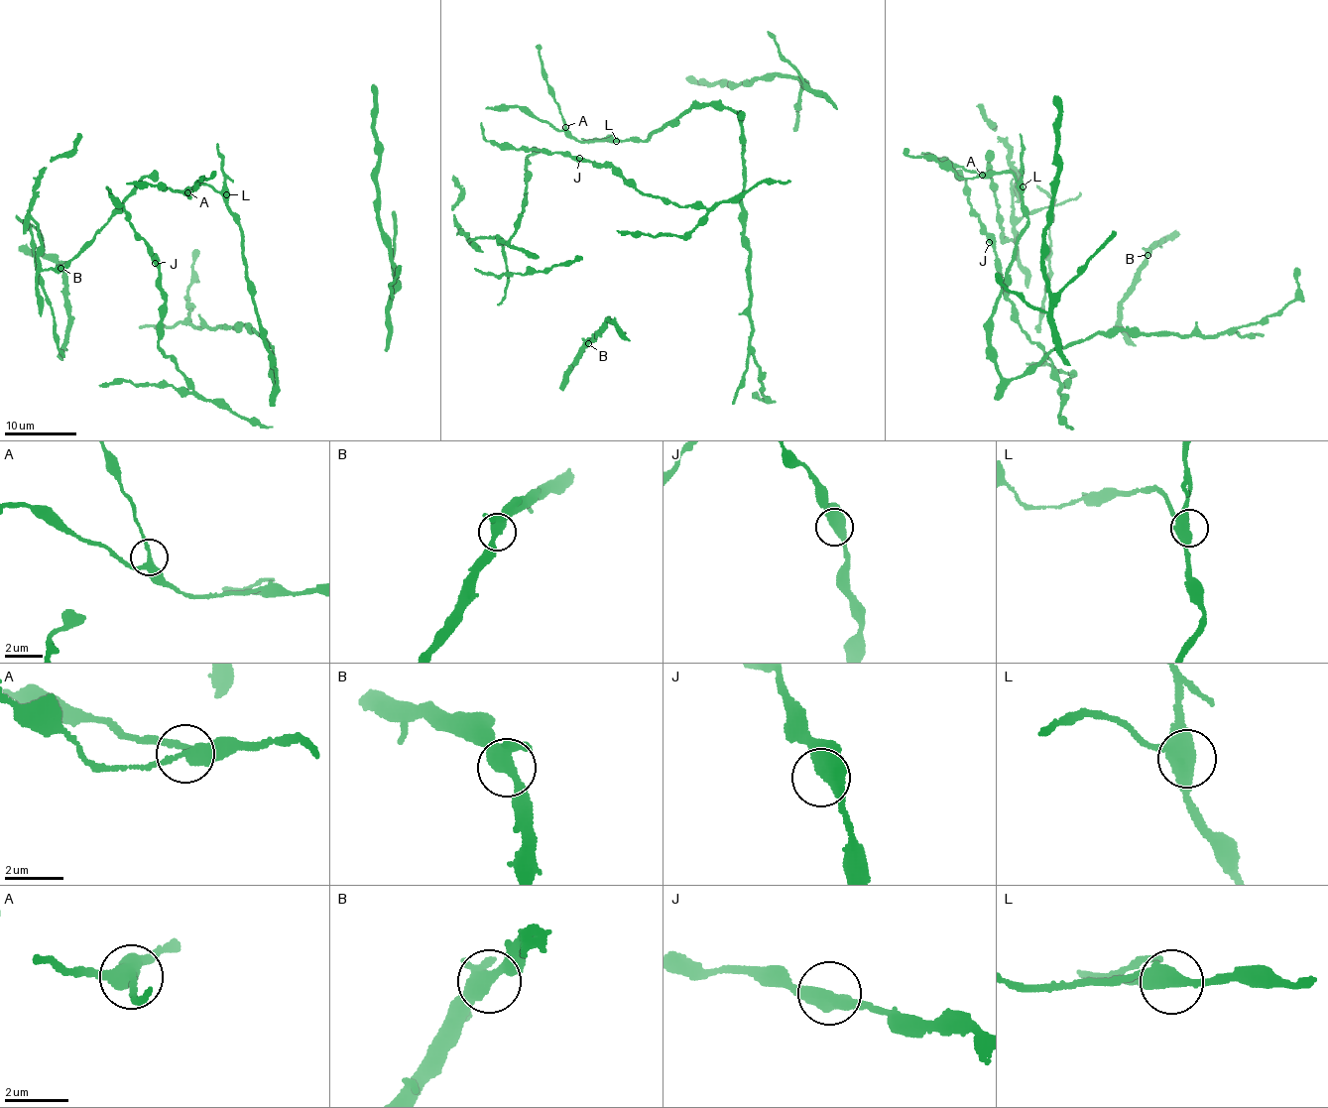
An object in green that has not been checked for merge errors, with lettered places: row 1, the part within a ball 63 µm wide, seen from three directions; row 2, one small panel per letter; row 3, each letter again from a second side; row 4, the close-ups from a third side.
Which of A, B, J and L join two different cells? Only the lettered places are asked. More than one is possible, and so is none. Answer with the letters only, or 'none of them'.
none of them

